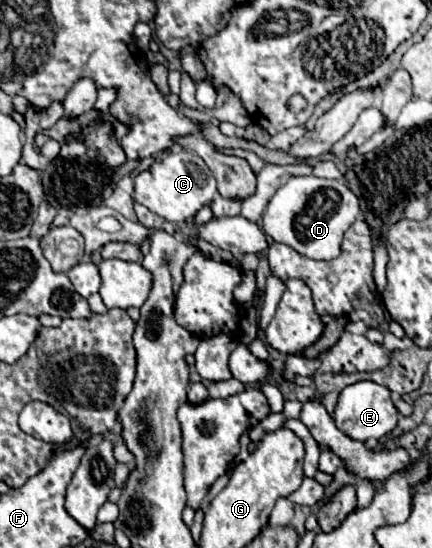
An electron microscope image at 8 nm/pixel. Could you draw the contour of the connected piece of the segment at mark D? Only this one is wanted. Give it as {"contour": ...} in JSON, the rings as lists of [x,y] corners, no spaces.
{"contour":[[[299,176],[283,184],[263,214],[263,232],[279,244],[285,244],[313,260],[333,260],[341,252],[341,240],[347,228],[359,216],[359,198],[341,182],[317,176]]]}

